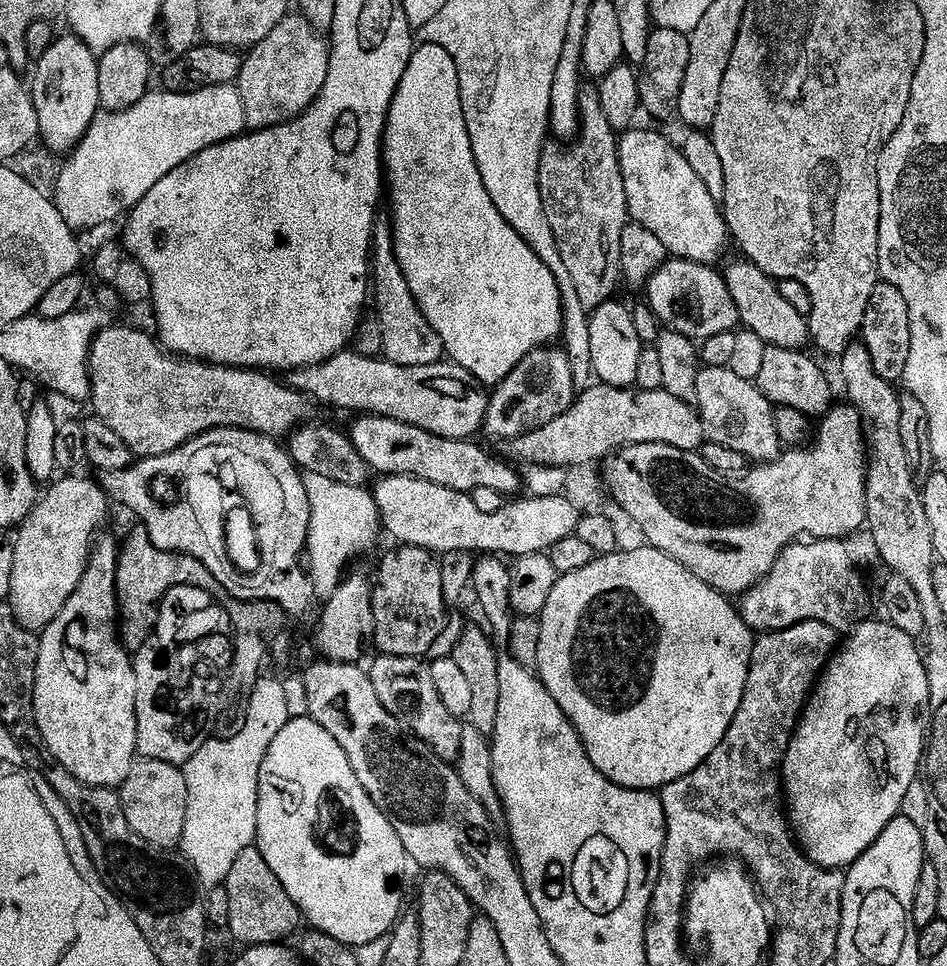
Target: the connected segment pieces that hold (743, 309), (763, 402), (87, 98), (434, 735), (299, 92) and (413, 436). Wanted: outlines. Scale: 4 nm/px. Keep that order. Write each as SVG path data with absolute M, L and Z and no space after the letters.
M739 258L729 268L723 269L724 281L728 283L730 294L734 298L734 306L738 306L740 324L747 331L758 334L769 346L785 348L795 352L807 349L810 344L808 335L808 318L782 298L780 285L767 276L758 265L747 258Z
M701 367L696 373L698 411L704 419L706 436L713 444L730 446L752 462L767 462L781 455L782 445L776 429L774 406L760 393L759 387L746 378L738 378L732 369Z
M74 34L61 35L48 47L46 54L42 54L36 61L36 77L30 80L32 101L38 114L40 136L45 148L55 154L71 154L82 142L86 130L94 122L96 113L101 111L100 95L98 94L98 66L97 53L88 49Z
M377 655L377 660L370 667L374 694L378 694L378 702L386 706L386 710L395 720L407 726L438 758L455 765L460 751L461 717L450 714L446 710L442 698L438 698L438 689L434 686L432 669L423 659L414 656Z
M285 16L282 22L278 22L278 26L274 26L274 30L270 30L270 34L266 34L266 38L262 38L262 42L258 42L255 48L243 57L244 65L240 71L238 87L244 107L245 125L249 129L259 130L298 119L320 97L322 86L326 86L329 55L329 41L317 32L314 26L310 26L305 16Z
M371 414L361 415L353 420L356 421L352 428L350 427L350 435L354 446L368 463L369 469L373 473L378 472L381 477L413 476L416 479L425 479L426 482L437 483L449 490L469 494L479 488L498 490L498 494L505 498L515 497L521 491L521 473L516 473L507 459L504 461L491 456L486 449L472 444L476 442L471 439L438 438L438 434L430 434L418 426Z

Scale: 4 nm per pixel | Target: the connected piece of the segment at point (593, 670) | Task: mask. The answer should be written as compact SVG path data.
M643 547L636 548L633 552L617 550L611 556L601 556L590 562L590 566L582 566L582 570L574 570L574 574L566 574L557 579L554 590L550 590L550 598L546 598L546 606L538 617L541 640L538 642L536 668L540 681L576 728L590 762L594 762L594 766L606 779L623 788L663 790L670 782L690 774L699 764L704 764L706 758L714 754L722 738L726 738L730 722L734 722L734 714L738 714L738 706L746 690L754 633L746 626L737 605L724 593L706 586L706 582L702 582L693 572L686 570L674 558L659 552L657 548Z

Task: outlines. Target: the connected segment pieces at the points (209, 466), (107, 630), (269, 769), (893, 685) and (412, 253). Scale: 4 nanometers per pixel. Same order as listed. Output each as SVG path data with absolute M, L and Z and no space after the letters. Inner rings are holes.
M219 428L218 430L210 430L200 436L196 436L191 442L184 444L170 454L145 456L137 459L128 468L100 472L98 483L113 505L121 504L122 507L129 508L134 515L140 516L139 523L147 530L148 537L160 550L185 552L188 556L198 558L198 562L202 562L206 566L206 570L210 570L210 574L214 574L214 578L218 578L218 582L222 583L224 591L229 597L242 600L242 594L239 594L242 592L242 588L238 586L241 581L241 573L235 566L230 566L232 560L231 556L228 555L230 534L228 534L226 520L222 520L222 492L224 492L224 488L226 486L234 488L232 482L240 484L242 492L250 494L248 498L250 498L252 510L254 510L254 514L258 518L264 518L262 514L264 514L266 504L278 504L274 508L286 510L288 516L294 516L298 522L302 522L302 520L310 522L310 498L306 494L304 476L301 469L293 464L292 458L287 451L281 445L279 448L277 444L279 443L273 437L260 435L254 431ZM159 484L166 491L172 492L173 498L176 499L173 504L163 504L156 497L156 487ZM210 498L212 498L212 502L208 502L208 504L214 504L214 510L206 512L204 510L206 508L206 500L210 500Z
M103 536L95 541L78 590L70 594L70 602L66 602L58 618L54 618L39 637L34 714L43 747L48 747L59 767L70 770L78 782L116 790L126 782L138 759L138 678L133 657L118 631L116 575L120 544L112 536Z
M301 714L297 720L296 717L288 719L286 726L282 726L282 730L278 730L278 738L274 738L274 742L270 742L270 750L266 750L266 758L262 762L258 782L258 826L256 827L255 847L259 848L262 858L266 858L270 870L274 870L278 882L282 882L286 894L290 894L290 898L300 908L303 919L307 923L309 920L312 923L309 925L315 931L324 932L330 938L360 950L363 944L372 944L375 940L380 939L383 941L395 929L396 921L402 915L400 888L396 883L399 882L404 867L409 867L410 864L402 838L394 830L387 811L372 800L370 794L366 794L362 782L358 782L358 774L354 774L354 766L350 766L350 758L346 756L346 750L342 750L342 746L338 746L333 735L324 730L322 726L318 726L318 722L307 714Z
M873 618L865 619L863 622L856 625L855 628L851 629L848 641L839 645L838 651L833 655L832 659L828 661L827 668L824 669L813 693L808 698L807 704L804 706L804 711L800 717L800 722L796 726L796 731L792 737L792 743L788 745L788 752L784 755L784 763L782 765L782 787L786 797L786 815L790 821L790 827L804 853L815 862L820 868L827 868L829 870L844 870L851 866L859 856L868 849L871 844L878 838L878 834L882 834L882 830L886 830L886 826L895 816L901 815L900 807L902 806L902 798L906 798L906 790L910 790L910 786L917 783L918 773L922 768L922 761L924 759L924 750L926 747L926 716L925 709L928 707L928 675L924 669L924 656L916 649L917 641L902 632L900 629L896 629L895 626L885 622L883 619L872 620Z
M421 43L415 49L406 66L406 74L402 74L402 82L392 99L392 105L388 111L388 127L384 130L384 142L382 145L382 164L386 169L386 188L392 191L392 241L394 250L398 258L398 266L402 266L402 274L406 274L406 282L410 286L410 294L418 302L426 322L434 326L438 338L442 338L444 351L450 357L451 363L462 366L474 374L474 378L485 386L495 386L526 358L535 348L543 348L551 345L552 340L561 335L564 326L564 306L560 303L560 291L556 285L556 279L547 266L534 254L534 250L529 246L519 234L510 227L506 218L494 206L486 186L482 182L482 174L478 170L478 162L474 158L474 146L470 138L470 130L466 126L466 118L462 110L462 94L460 93L460 83L458 82L458 66L454 58L443 49L442 46Z

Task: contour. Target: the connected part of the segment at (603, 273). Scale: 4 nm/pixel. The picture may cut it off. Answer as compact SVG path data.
M585 87L580 94L579 136L569 144L545 143L544 153L540 155L540 193L544 213L546 218L550 218L550 228L554 230L554 238L562 254L562 262L566 262L566 270L570 270L570 278L574 281L574 290L578 290L578 298L582 298L584 308L595 310L613 299L617 295L616 287L622 284L622 230L626 230L630 222L624 175L618 158L618 134L610 122L606 122L606 114L602 114L600 94L595 87Z

